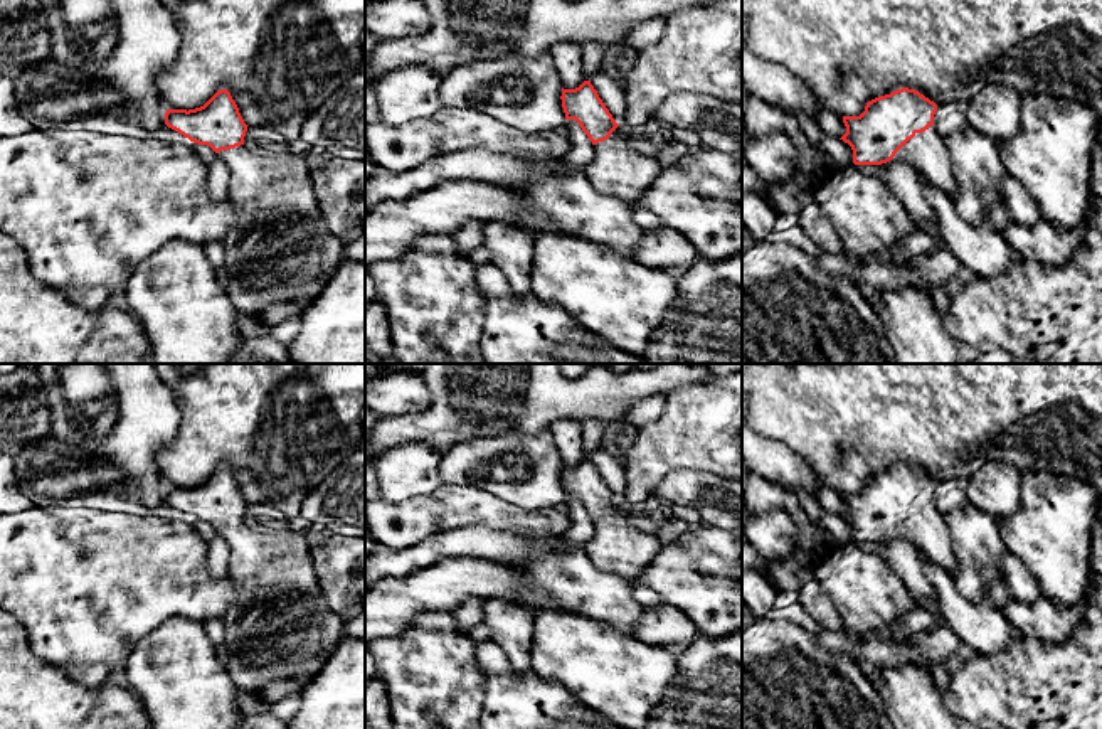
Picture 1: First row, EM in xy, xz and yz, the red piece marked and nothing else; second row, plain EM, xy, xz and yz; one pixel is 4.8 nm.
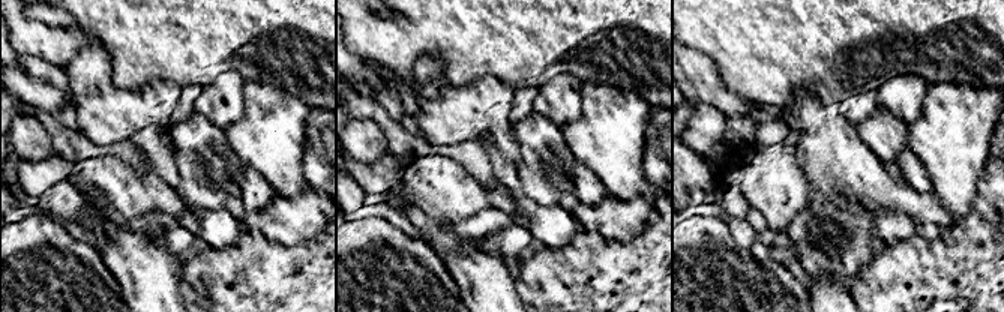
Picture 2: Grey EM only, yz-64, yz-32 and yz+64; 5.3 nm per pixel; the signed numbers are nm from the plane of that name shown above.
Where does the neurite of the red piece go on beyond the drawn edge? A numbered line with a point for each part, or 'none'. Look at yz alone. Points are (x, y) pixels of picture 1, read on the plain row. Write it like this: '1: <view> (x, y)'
1: yz (926, 531)

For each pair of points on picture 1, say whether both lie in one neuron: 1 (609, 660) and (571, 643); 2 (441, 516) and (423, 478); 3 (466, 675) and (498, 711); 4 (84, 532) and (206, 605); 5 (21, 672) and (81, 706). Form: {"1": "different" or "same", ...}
{"1": "same", "2": "different", "3": "different", "4": "same", "5": "same"}

